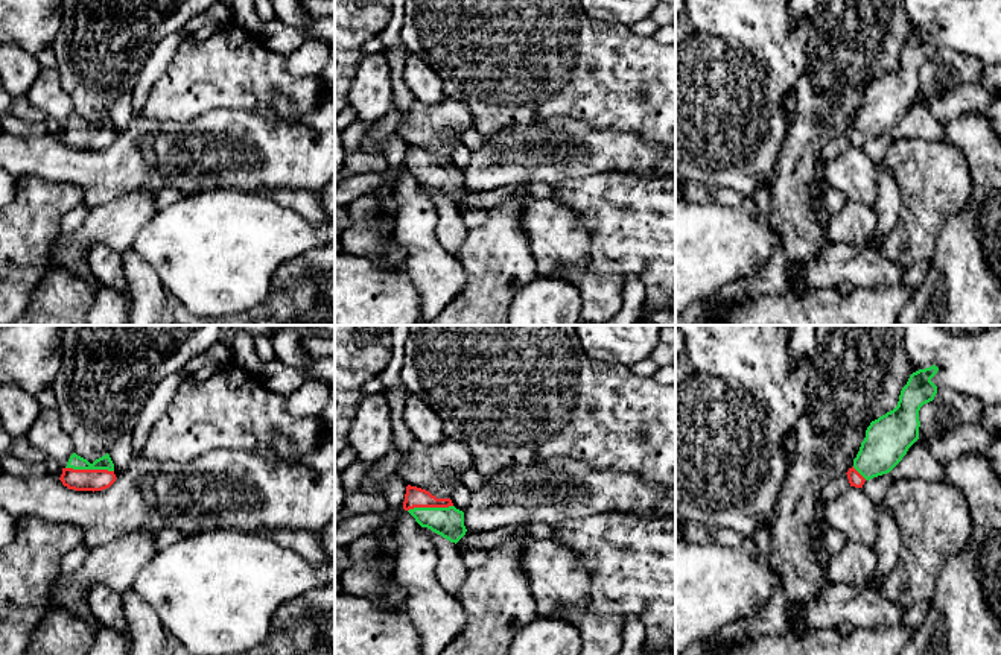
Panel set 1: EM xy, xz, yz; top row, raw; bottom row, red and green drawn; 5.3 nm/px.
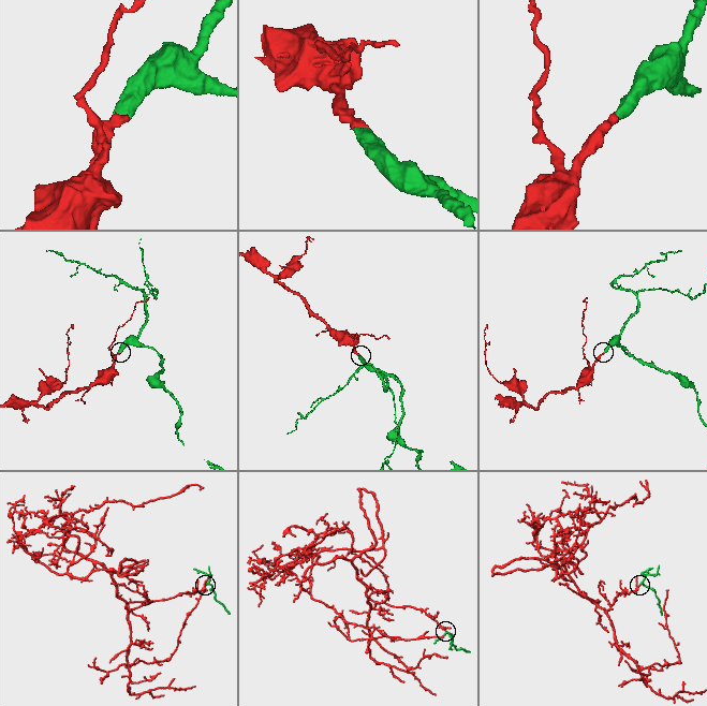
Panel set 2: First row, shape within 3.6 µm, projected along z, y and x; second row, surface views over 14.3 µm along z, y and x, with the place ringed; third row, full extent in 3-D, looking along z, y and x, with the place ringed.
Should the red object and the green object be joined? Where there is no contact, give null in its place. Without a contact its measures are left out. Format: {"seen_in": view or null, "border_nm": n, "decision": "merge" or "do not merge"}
{"seen_in": "xy", "border_nm": 260, "decision": "merge"}

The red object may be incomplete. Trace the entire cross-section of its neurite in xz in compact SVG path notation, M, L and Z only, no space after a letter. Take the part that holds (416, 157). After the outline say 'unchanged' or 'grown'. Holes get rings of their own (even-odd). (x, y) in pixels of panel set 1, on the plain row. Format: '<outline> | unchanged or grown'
M406 146L403 169L408 170L421 187L441 195L450 202L458 202L467 191L464 172L456 169L450 158L437 158L429 150Z | grown

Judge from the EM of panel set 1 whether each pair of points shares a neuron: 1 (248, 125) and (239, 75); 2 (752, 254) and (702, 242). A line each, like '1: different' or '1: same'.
1: different
2: same

